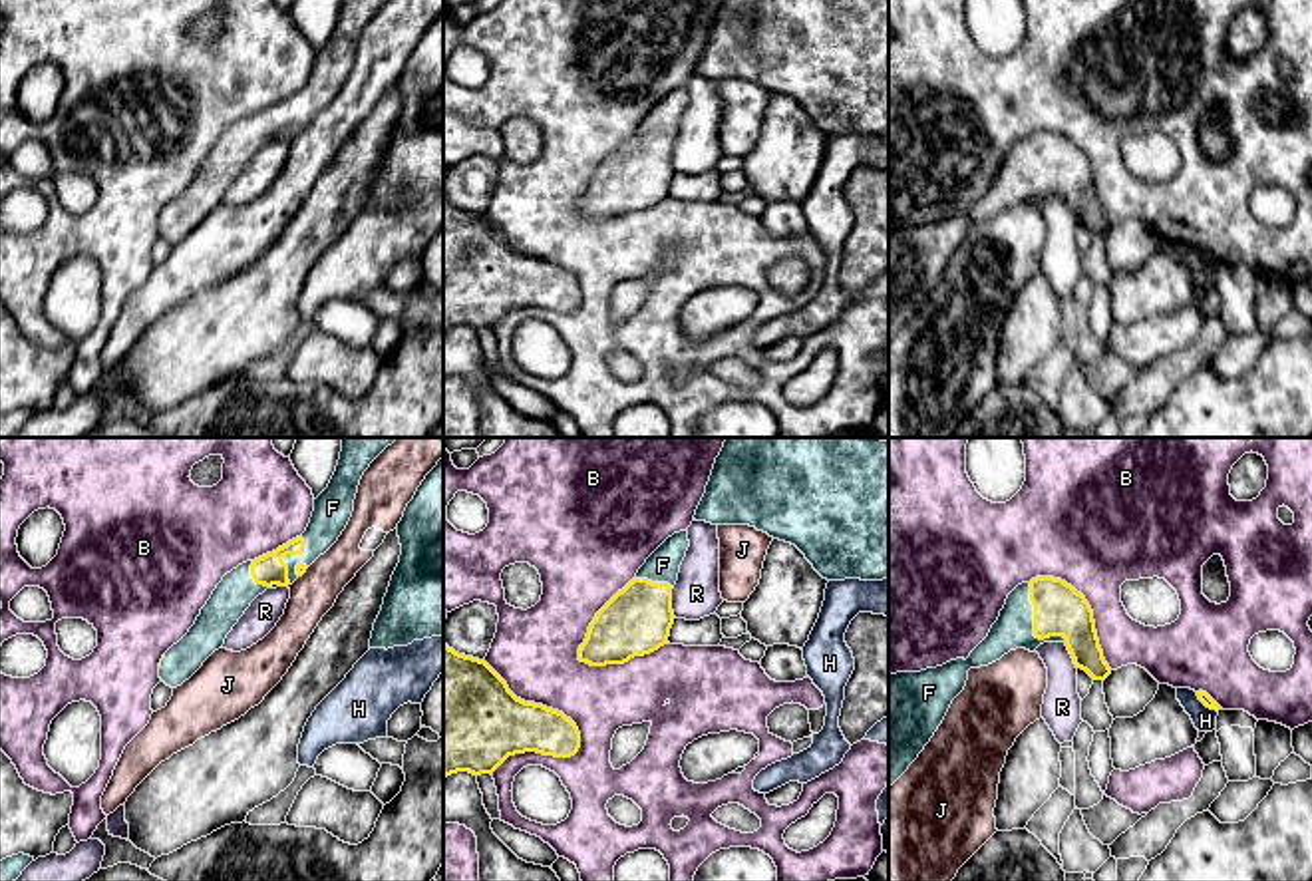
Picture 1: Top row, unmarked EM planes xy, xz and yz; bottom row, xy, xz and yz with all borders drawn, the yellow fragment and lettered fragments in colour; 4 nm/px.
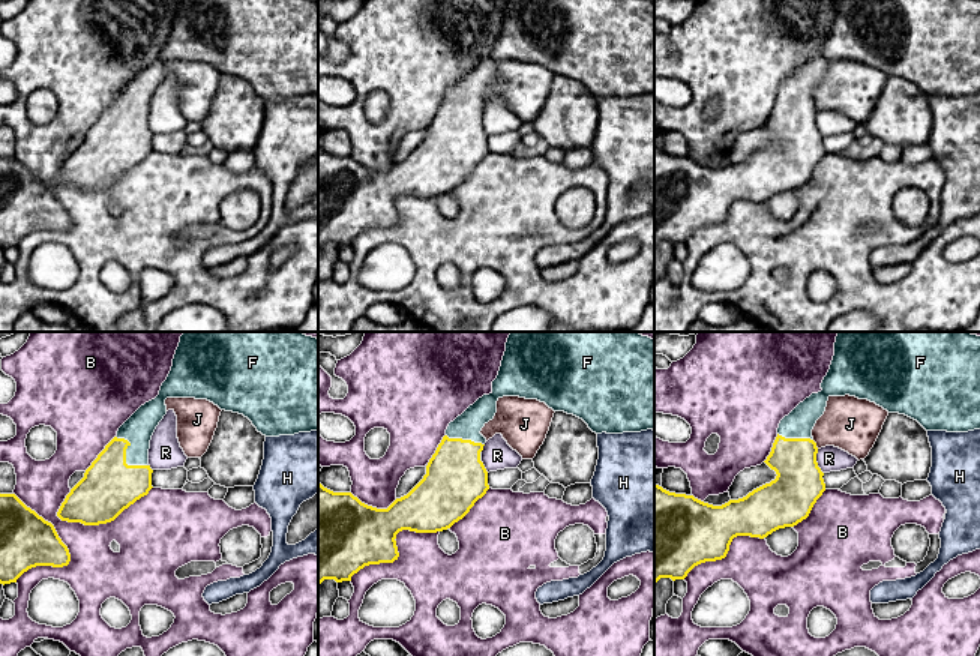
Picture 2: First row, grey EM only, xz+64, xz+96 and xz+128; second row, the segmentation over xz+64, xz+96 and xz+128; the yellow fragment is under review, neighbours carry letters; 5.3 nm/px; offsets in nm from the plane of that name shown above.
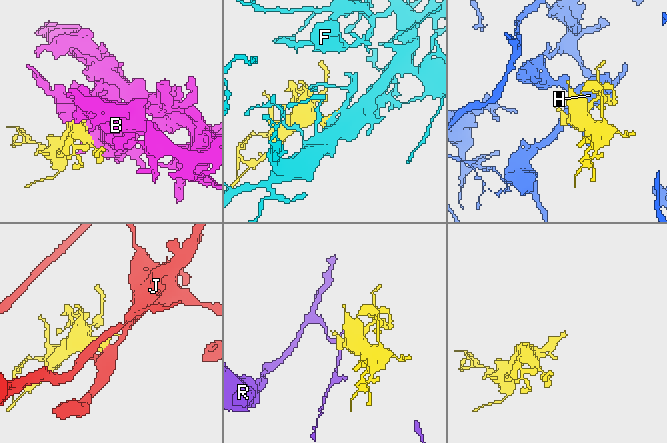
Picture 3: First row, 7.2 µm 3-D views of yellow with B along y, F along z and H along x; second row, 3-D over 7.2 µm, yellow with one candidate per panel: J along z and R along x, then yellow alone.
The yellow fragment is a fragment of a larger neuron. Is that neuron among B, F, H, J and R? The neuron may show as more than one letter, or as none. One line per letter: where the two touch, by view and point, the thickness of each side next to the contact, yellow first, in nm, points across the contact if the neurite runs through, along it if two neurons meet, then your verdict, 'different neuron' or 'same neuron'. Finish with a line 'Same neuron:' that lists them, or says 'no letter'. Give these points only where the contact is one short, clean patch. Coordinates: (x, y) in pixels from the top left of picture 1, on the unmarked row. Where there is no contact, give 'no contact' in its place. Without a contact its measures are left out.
B: contact xz (541, 259); calibres 340 and 340 nm; different neuron
F: contact yz (1034, 179); calibres 200 and 160 nm; same neuron
H: contact yz (1205, 259); calibres 50 and 100 nm; different neuron
J: contact xy (303, 128); calibres 50 and 180 nm; different neuron
R: contact xz (670, 158); calibres 280 and 190 nm; different neuron
Same neuron: F

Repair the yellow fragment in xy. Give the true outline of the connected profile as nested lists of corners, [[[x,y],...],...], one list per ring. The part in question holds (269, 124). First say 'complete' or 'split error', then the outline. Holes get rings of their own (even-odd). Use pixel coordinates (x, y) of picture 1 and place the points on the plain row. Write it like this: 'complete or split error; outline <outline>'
split error; outline [[[342,0],[328,42],[314,54],[306,86],[223,131],[189,187],[163,209],[161,237],[177,243],[189,235],[215,205],[223,203],[227,189],[258,149],[292,139],[338,95],[352,72],[364,26],[386,2]]]

